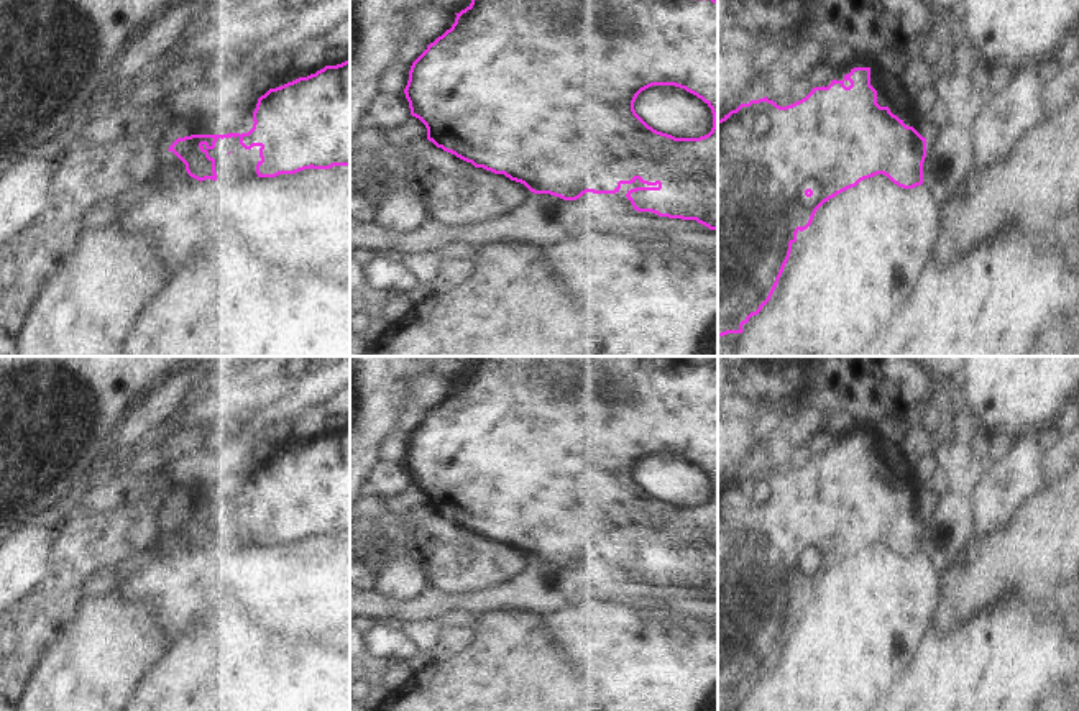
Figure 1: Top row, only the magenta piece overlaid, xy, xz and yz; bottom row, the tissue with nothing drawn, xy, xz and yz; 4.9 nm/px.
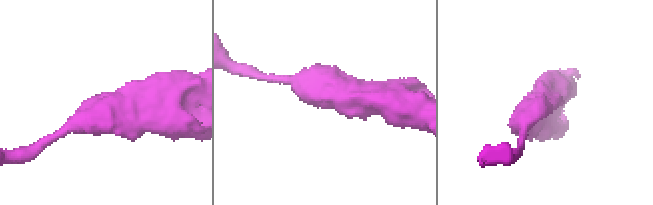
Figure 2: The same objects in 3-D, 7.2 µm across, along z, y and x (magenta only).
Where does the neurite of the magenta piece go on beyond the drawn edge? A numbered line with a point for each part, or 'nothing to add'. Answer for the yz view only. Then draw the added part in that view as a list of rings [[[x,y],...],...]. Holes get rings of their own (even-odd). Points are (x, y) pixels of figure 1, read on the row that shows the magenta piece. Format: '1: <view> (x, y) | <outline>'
nothing to add

